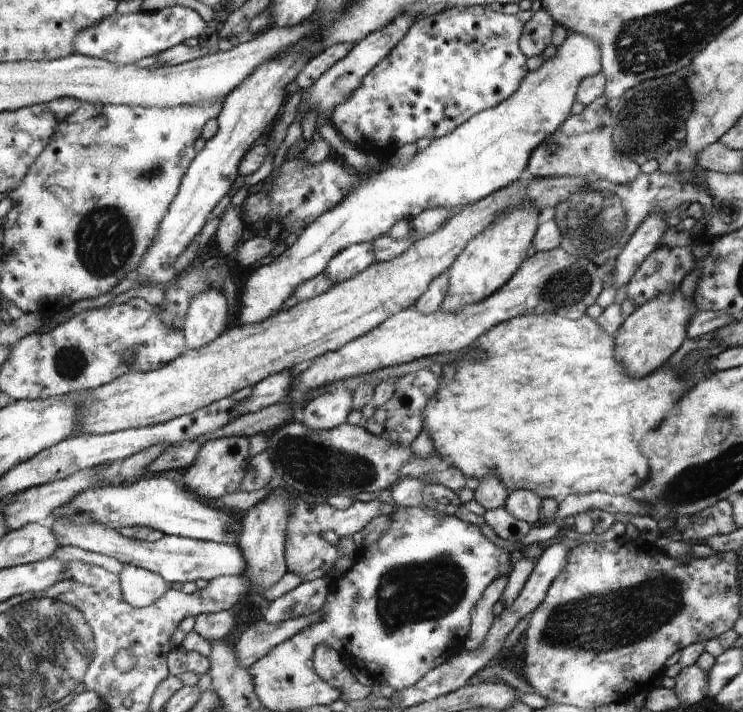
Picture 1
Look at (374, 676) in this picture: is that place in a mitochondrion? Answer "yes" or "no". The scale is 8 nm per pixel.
no

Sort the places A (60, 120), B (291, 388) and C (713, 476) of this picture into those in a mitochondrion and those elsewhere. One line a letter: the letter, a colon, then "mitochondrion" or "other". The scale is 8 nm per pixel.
A: other
B: other
C: mitochondrion

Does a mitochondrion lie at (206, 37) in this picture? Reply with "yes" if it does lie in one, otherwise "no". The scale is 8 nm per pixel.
no

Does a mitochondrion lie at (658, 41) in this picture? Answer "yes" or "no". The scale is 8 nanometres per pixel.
yes

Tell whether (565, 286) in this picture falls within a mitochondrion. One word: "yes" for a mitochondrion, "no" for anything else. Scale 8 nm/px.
yes

